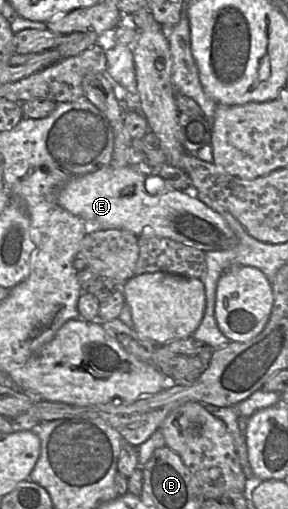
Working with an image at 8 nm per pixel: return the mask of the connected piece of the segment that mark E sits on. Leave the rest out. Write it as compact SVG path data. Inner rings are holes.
M109 164L69 180L61 188L57 201L62 208L86 222L87 233L126 230L137 237L169 238L204 252L228 250L236 245L235 234L219 213L181 190L148 194L145 189L148 176L151 174L145 174L137 167L113 167ZM126 188L132 188L132 193L122 195Z

